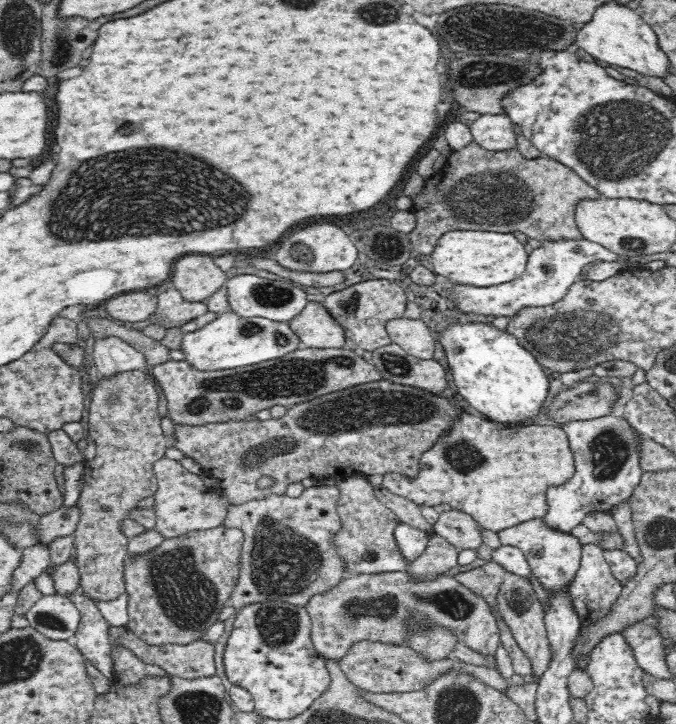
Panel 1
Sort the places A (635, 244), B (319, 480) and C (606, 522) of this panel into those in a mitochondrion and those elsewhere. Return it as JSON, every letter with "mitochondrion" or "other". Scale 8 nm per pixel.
{"A":"mitochondrion","B":"other","C":"other"}

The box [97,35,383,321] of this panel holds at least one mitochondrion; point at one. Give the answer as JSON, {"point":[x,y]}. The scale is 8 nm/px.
{"point":[271,295]}

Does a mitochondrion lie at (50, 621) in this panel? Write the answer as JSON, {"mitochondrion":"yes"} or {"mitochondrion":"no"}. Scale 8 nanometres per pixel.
{"mitochondrion":"yes"}

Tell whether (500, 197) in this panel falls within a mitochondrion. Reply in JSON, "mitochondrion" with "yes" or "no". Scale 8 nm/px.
{"mitochondrion":"yes"}

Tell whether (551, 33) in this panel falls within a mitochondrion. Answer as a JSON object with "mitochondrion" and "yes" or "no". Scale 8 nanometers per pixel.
{"mitochondrion":"yes"}

